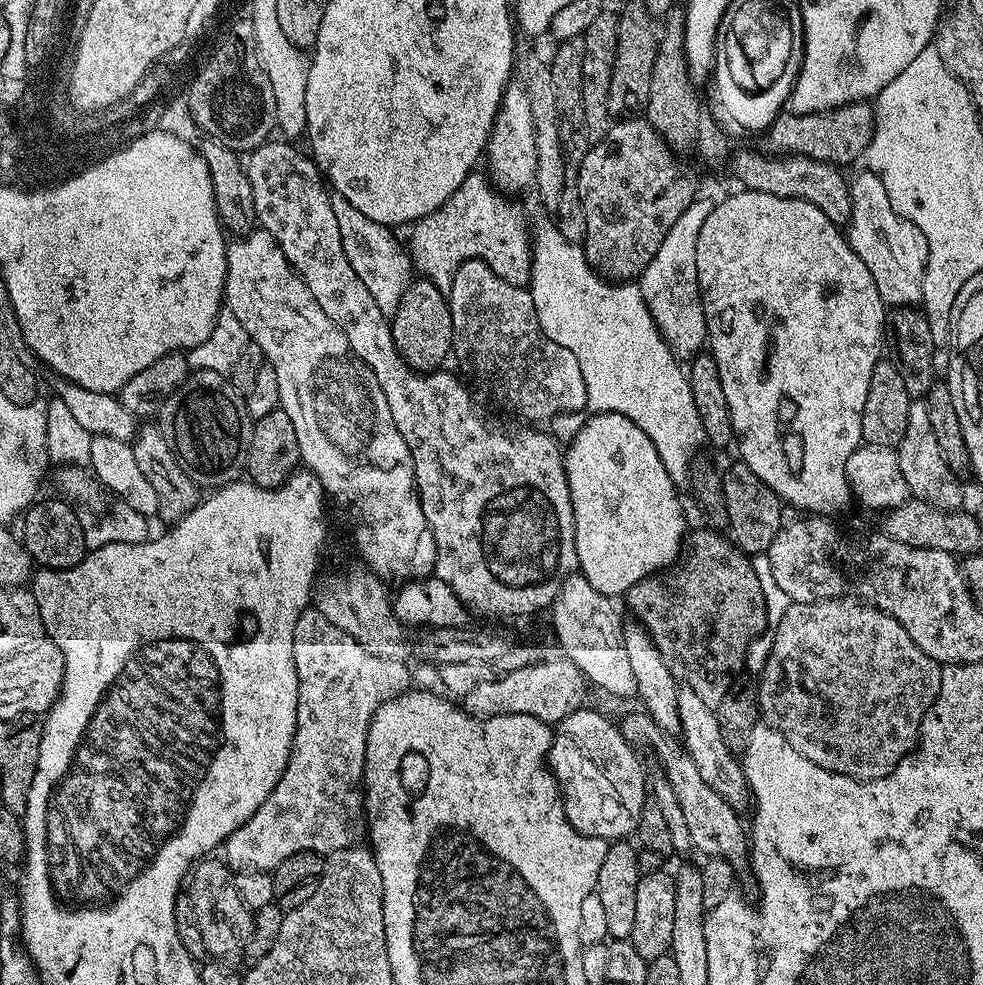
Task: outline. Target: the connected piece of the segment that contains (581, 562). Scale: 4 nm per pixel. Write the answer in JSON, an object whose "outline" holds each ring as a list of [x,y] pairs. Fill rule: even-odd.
{"outline":[[[597,412],[587,417],[589,420],[579,425],[577,434],[571,441],[566,444],[564,452],[564,469],[568,475],[568,485],[570,486],[570,502],[574,510],[574,526],[576,527],[576,563],[578,565],[579,575],[594,586],[603,596],[609,598],[623,597],[624,593],[634,586],[634,582],[642,582],[649,579],[659,568],[668,568],[676,560],[676,555],[680,552],[680,547],[684,548],[686,544],[686,531],[684,532],[684,508],[680,505],[680,496],[676,493],[678,488],[677,481],[672,479],[672,475],[666,470],[654,442],[645,432],[636,425],[630,418],[622,414],[613,412]]]}

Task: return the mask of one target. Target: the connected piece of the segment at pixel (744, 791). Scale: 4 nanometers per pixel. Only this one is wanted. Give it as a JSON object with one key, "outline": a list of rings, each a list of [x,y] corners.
{"outline":[[[684,686],[680,688],[678,694],[678,714],[680,715],[679,735],[684,736],[682,747],[692,757],[694,766],[698,766],[698,774],[702,774],[706,786],[722,794],[724,801],[732,808],[747,809],[750,804],[750,793],[744,777],[744,766],[738,759],[737,753],[731,752],[723,741],[722,730],[714,709],[706,706],[706,702],[702,702],[702,698],[694,694],[694,690]]]}

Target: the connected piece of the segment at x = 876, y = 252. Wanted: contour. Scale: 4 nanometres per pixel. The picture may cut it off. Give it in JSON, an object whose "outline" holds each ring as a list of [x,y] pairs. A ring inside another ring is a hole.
{"outline":[[[861,172],[850,184],[852,218],[846,228],[848,245],[866,262],[885,305],[919,305],[923,298],[924,268],[928,265],[928,240],[918,226],[901,218],[894,206],[890,206],[890,194],[886,194],[880,177],[875,172]]]}

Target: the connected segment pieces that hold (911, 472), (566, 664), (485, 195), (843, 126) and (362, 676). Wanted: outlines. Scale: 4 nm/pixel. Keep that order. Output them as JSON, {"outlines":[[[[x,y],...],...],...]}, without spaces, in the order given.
{"outlines":[[[[913,399],[910,412],[907,415],[907,426],[904,436],[897,445],[896,453],[899,458],[899,468],[906,478],[909,493],[937,508],[947,511],[957,511],[963,507],[964,496],[957,480],[957,475],[949,467],[938,445],[936,431],[930,422],[928,403],[925,399]]],[[[545,658],[534,666],[526,666],[522,670],[514,670],[513,672],[505,672],[497,675],[490,682],[482,682],[474,690],[470,690],[470,694],[463,697],[462,704],[467,711],[483,718],[485,716],[497,716],[498,714],[530,714],[539,720],[545,720],[553,726],[560,723],[570,714],[574,714],[579,708],[585,707],[590,690],[590,684],[582,670],[578,670],[578,666],[574,666],[567,658],[559,658],[560,660],[552,660],[553,658]]],[[[474,170],[439,210],[413,223],[412,261],[417,273],[447,292],[464,259],[462,250],[468,250],[469,259],[486,261],[503,281],[527,283],[532,264],[530,223],[523,208],[512,200],[496,189],[483,171]]],[[[868,102],[847,104],[829,112],[811,112],[798,114],[784,110],[777,115],[772,127],[767,129],[766,136],[772,139],[777,153],[805,156],[823,164],[845,166],[859,161],[864,151],[870,146],[870,138],[874,134],[876,113]]],[[[314,606],[305,608],[303,614],[298,618],[298,622],[294,626],[294,638],[296,639],[294,642],[294,662],[298,670],[298,718],[296,719],[296,733],[292,743],[292,753],[288,759],[286,770],[278,782],[278,786],[274,786],[270,798],[266,798],[266,802],[262,802],[262,806],[258,806],[255,814],[238,830],[234,830],[234,834],[230,834],[228,839],[224,841],[222,859],[233,870],[274,870],[279,864],[286,862],[286,858],[290,858],[299,852],[327,854],[334,850],[359,845],[365,839],[366,805],[362,785],[364,782],[364,763],[366,762],[366,734],[370,730],[370,722],[374,718],[374,714],[381,706],[388,700],[400,695],[400,693],[409,691],[411,685],[408,684],[411,682],[412,676],[408,673],[407,663],[399,660],[387,660],[381,656],[370,654],[370,650],[366,650],[366,646],[362,646],[350,634],[346,634],[346,630],[340,630],[338,626],[334,626],[334,622],[330,622],[330,618],[323,616]]]]}

